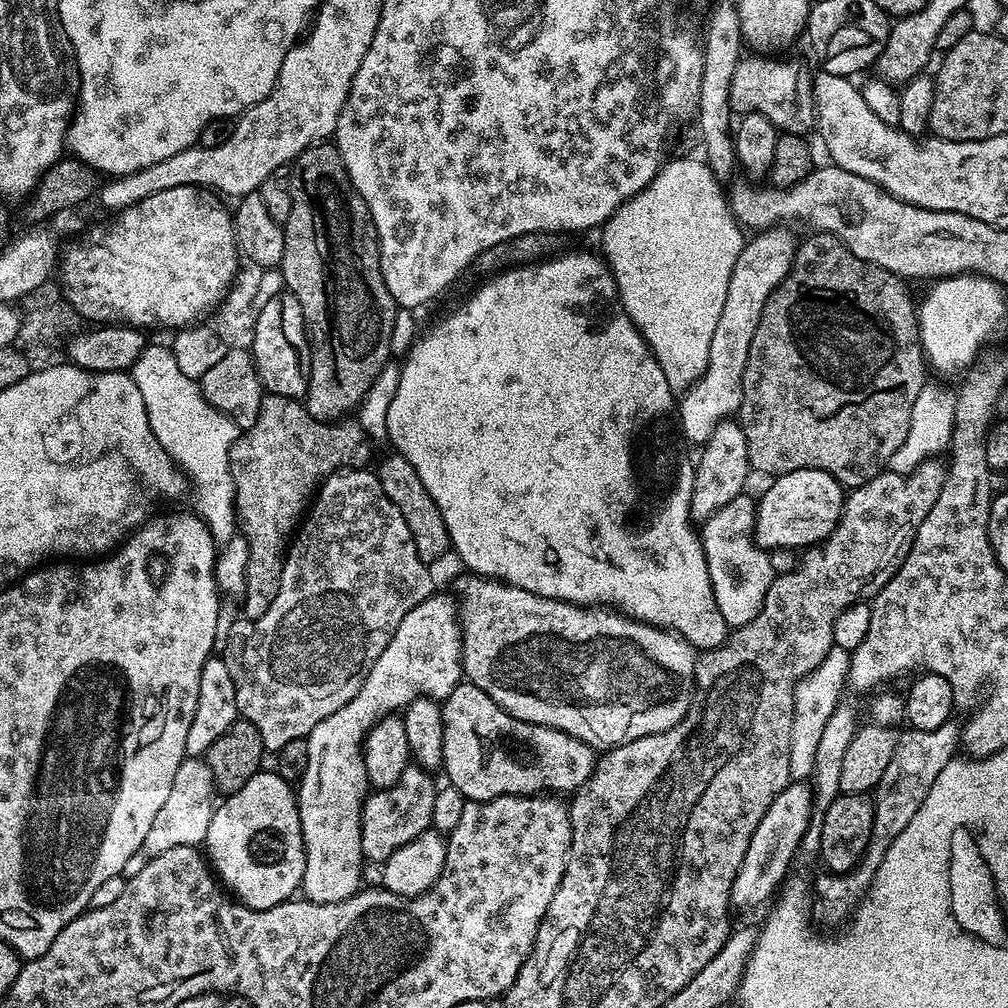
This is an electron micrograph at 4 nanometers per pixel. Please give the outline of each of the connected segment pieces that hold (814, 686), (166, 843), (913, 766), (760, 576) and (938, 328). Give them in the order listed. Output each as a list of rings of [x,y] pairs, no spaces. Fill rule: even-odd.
[[[834,646],[813,672],[806,674],[796,683],[792,706],[792,729],[790,730],[790,762],[793,769],[812,770],[814,768],[818,742],[822,739],[822,730],[825,729],[827,720],[834,714],[836,704],[845,693],[849,663],[849,653],[843,648]]]
[[[185,758],[178,766],[178,774],[174,774],[170,798],[166,798],[166,806],[154,814],[154,822],[146,833],[146,842],[142,842],[139,853],[148,860],[153,860],[158,858],[158,854],[166,854],[166,850],[174,850],[174,846],[203,845],[208,839],[214,811],[212,796],[214,797],[212,775],[207,763],[200,758]]]
[[[949,722],[929,732],[904,730],[904,733],[899,733],[894,758],[890,758],[890,766],[886,766],[886,774],[882,774],[874,790],[874,826],[870,830],[872,856],[880,856],[880,852],[886,854],[894,838],[910,826],[910,818],[914,818],[922,802],[926,802],[926,794],[930,794],[930,786],[934,786],[934,778],[938,778],[938,774],[942,774],[944,767],[957,755],[961,731],[960,724]]]
[[[741,494],[726,502],[726,506],[722,506],[702,524],[704,557],[708,563],[716,609],[722,614],[725,624],[733,629],[740,628],[759,614],[766,590],[770,590],[774,579],[772,560],[768,557],[771,555],[754,539],[756,509],[754,500],[748,494]]]
[[[961,274],[941,279],[928,292],[928,297],[918,308],[920,342],[927,359],[944,360],[956,356],[965,348],[975,353],[976,340],[996,328],[996,323],[1004,316],[1004,296],[1001,285],[979,274]]]

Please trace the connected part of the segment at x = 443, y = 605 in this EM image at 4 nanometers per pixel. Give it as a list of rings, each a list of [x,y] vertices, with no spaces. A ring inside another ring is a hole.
[[[433,594],[423,600],[406,618],[402,626],[390,638],[386,650],[374,662],[364,685],[354,694],[354,698],[342,710],[330,714],[308,737],[308,765],[304,776],[298,782],[298,803],[300,825],[304,835],[304,883],[302,892],[314,903],[336,903],[353,899],[356,887],[362,884],[362,853],[360,850],[360,828],[364,814],[364,801],[370,792],[366,766],[364,765],[364,739],[368,732],[383,719],[399,713],[413,700],[421,698],[443,698],[452,693],[462,680],[462,637],[458,623],[457,607],[444,596]]]

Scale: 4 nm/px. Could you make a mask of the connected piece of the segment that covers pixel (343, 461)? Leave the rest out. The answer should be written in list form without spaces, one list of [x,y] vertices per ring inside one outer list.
[[[261,395],[258,418],[254,418],[254,426],[243,429],[228,452],[228,471],[231,472],[236,487],[234,512],[238,517],[238,524],[240,520],[239,531],[248,543],[248,573],[242,597],[245,621],[262,618],[262,614],[270,610],[270,602],[278,598],[278,586],[282,586],[284,557],[302,517],[307,513],[320,485],[345,466],[351,465],[348,463],[351,462],[352,455],[365,440],[359,423],[316,420],[299,399],[291,396]]]

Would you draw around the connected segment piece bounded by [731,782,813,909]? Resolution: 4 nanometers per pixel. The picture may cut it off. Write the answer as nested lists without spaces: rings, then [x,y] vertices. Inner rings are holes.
[[[789,783],[787,788],[774,798],[770,810],[766,810],[766,818],[758,822],[758,830],[754,830],[754,838],[750,838],[750,846],[746,850],[746,858],[742,858],[740,873],[732,883],[731,907],[756,908],[759,904],[767,905],[777,895],[778,889],[789,875],[788,867],[792,859],[801,851],[803,836],[807,832],[808,820],[811,818],[813,789],[806,783]]]

